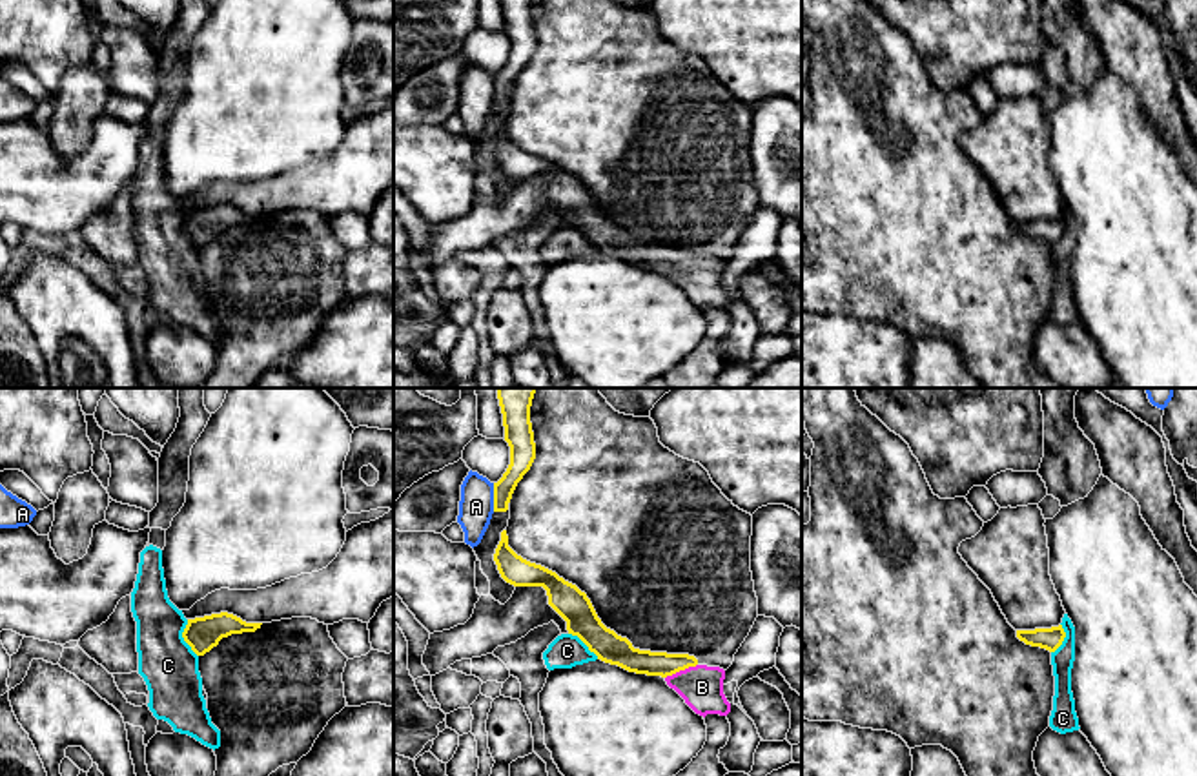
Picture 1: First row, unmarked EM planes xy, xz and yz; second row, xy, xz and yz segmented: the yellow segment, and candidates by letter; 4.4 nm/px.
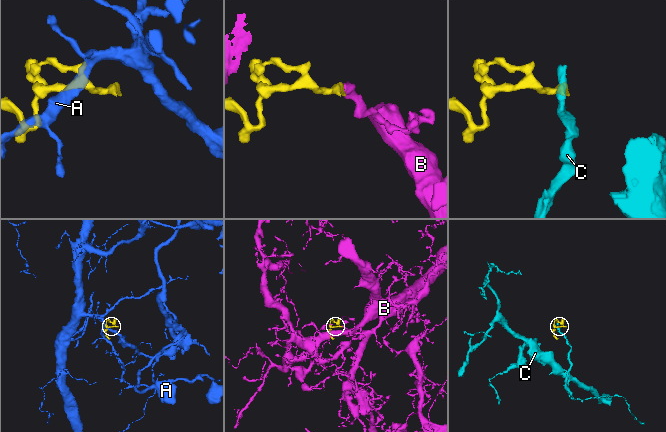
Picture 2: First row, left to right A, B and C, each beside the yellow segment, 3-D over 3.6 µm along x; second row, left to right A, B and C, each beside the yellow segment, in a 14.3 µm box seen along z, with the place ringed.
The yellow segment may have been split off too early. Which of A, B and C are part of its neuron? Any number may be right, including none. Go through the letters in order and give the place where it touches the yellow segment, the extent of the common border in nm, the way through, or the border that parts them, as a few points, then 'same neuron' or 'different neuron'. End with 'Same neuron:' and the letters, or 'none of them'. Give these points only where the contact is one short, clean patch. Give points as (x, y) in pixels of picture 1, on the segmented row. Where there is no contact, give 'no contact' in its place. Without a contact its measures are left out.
A: xz (494, 498) | 130 nm | different neuron
B: xz (680, 669) | 160 nm | across xz (642, 662), (680, 669), (702, 687) | same neuron
C: xy (183, 636) | 180 nm | along xy (186, 620), (183, 640), (197, 656) | different neuron
Same neuron: B

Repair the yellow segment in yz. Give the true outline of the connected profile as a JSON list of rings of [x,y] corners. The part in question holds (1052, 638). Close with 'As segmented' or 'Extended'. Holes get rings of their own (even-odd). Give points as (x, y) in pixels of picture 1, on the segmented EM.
[[[1059,625],[1051,628],[1017,630],[1017,638],[1026,645],[1055,652],[1062,645],[1066,632],[1062,625]]]. As segmented

